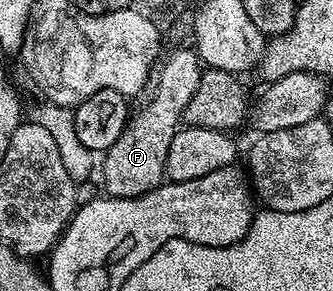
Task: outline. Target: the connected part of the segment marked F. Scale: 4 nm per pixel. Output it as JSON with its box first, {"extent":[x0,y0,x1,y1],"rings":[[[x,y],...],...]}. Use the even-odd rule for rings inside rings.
{"extent":[100,47,204,197],"rings":[[[178,47],[173,52],[174,54],[167,61],[163,60],[161,62],[161,80],[157,84],[155,95],[152,96],[150,101],[141,106],[143,109],[139,113],[137,110],[129,118],[126,130],[120,135],[120,139],[116,139],[116,143],[112,143],[112,147],[106,150],[101,158],[100,173],[102,169],[102,185],[106,188],[103,189],[105,196],[139,197],[148,191],[152,191],[157,185],[163,184],[166,177],[166,160],[168,159],[170,144],[183,124],[182,113],[188,107],[192,95],[196,95],[204,72],[204,65],[193,48]]]}

